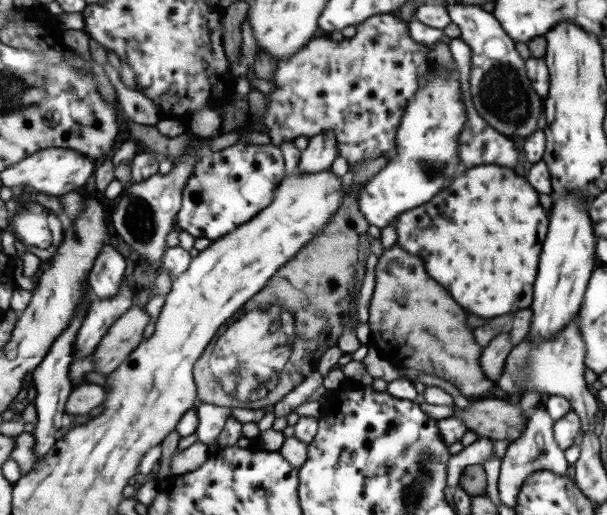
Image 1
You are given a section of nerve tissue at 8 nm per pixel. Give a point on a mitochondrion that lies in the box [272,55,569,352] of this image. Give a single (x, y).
(501, 93)

